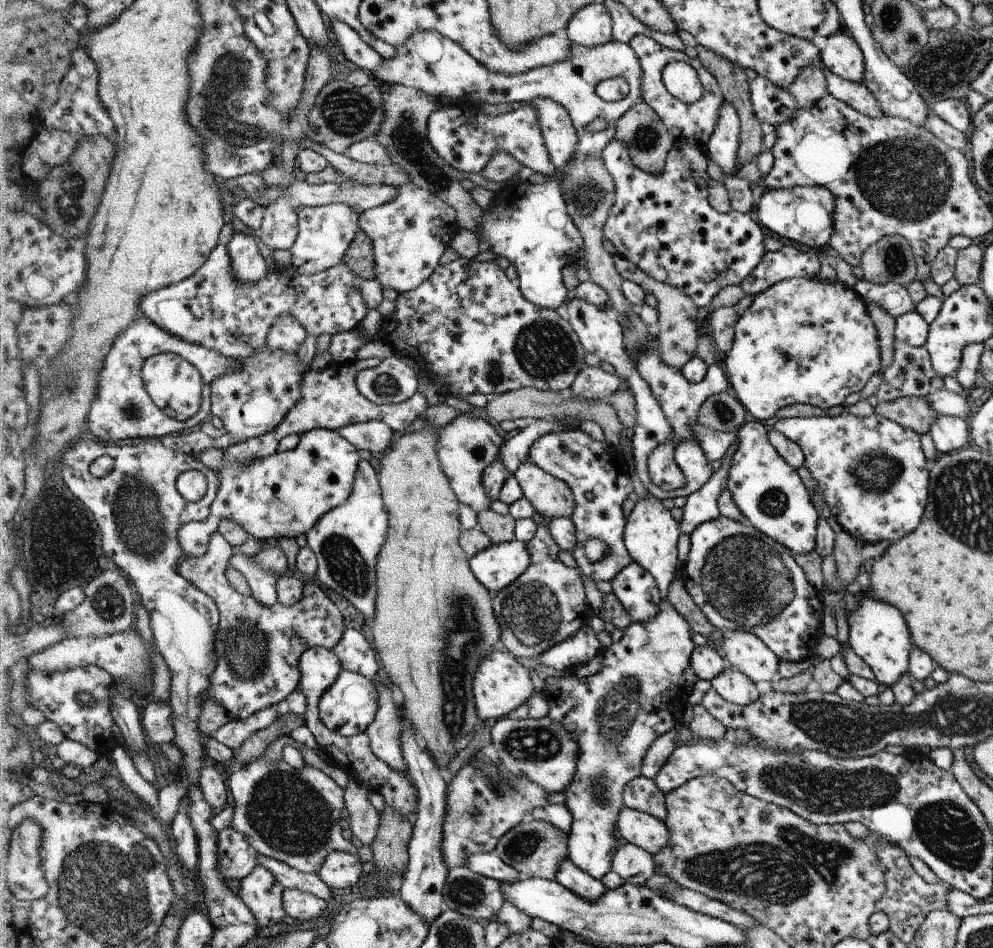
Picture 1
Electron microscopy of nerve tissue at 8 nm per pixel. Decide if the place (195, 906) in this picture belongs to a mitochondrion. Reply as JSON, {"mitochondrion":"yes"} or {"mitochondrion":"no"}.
{"mitochondrion":"no"}

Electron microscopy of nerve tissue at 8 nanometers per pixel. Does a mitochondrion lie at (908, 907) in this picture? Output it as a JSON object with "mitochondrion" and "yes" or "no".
{"mitochondrion":"no"}

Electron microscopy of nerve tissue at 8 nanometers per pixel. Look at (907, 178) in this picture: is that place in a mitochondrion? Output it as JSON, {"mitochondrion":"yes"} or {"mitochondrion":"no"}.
{"mitochondrion":"yes"}

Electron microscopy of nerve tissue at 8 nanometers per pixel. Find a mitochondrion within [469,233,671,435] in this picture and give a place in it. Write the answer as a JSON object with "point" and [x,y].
{"point":[542,349]}

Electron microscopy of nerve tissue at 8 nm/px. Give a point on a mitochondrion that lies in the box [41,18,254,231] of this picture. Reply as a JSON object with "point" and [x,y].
{"point":[72,184]}

